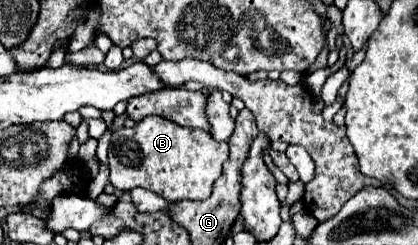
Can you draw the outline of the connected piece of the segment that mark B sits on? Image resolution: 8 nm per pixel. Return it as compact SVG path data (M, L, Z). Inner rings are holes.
M150 115L136 123L136 127L122 127L112 135L108 151L110 183L120 191L144 187L166 201L208 199L226 159L228 143L214 141L208 131L178 127L164 117Z

